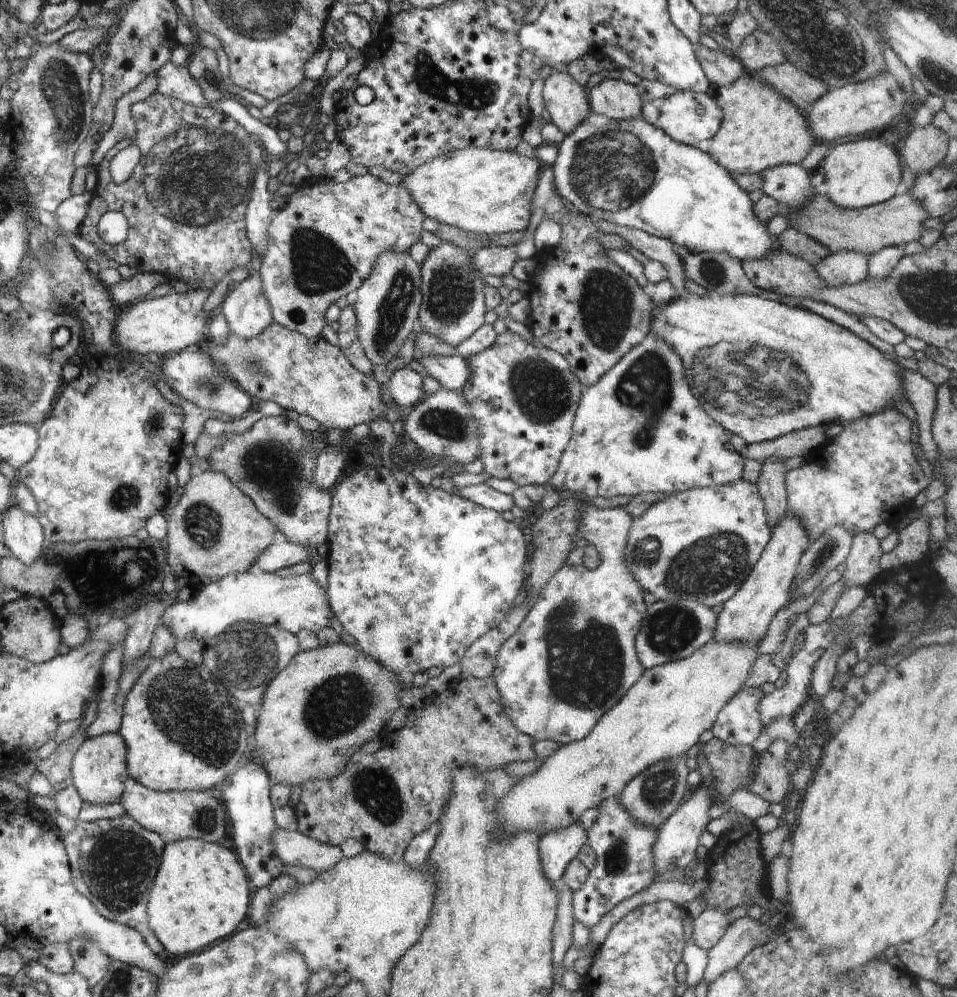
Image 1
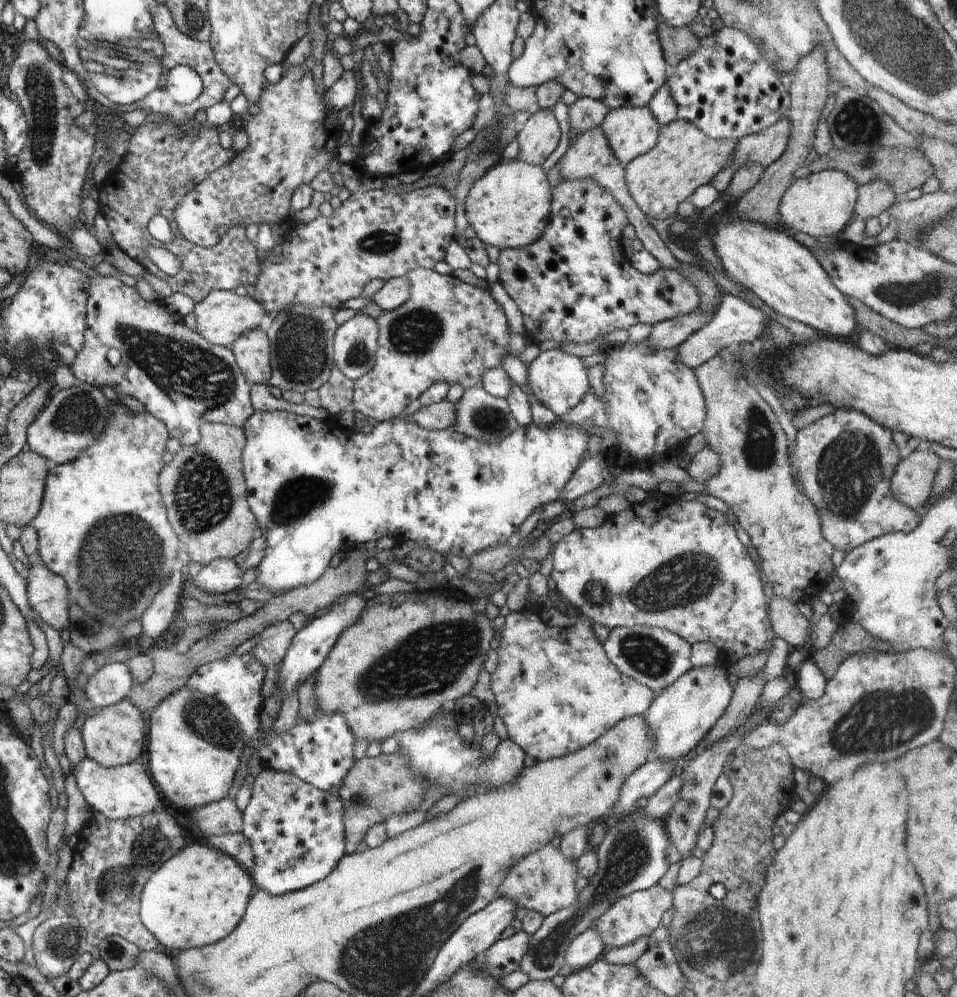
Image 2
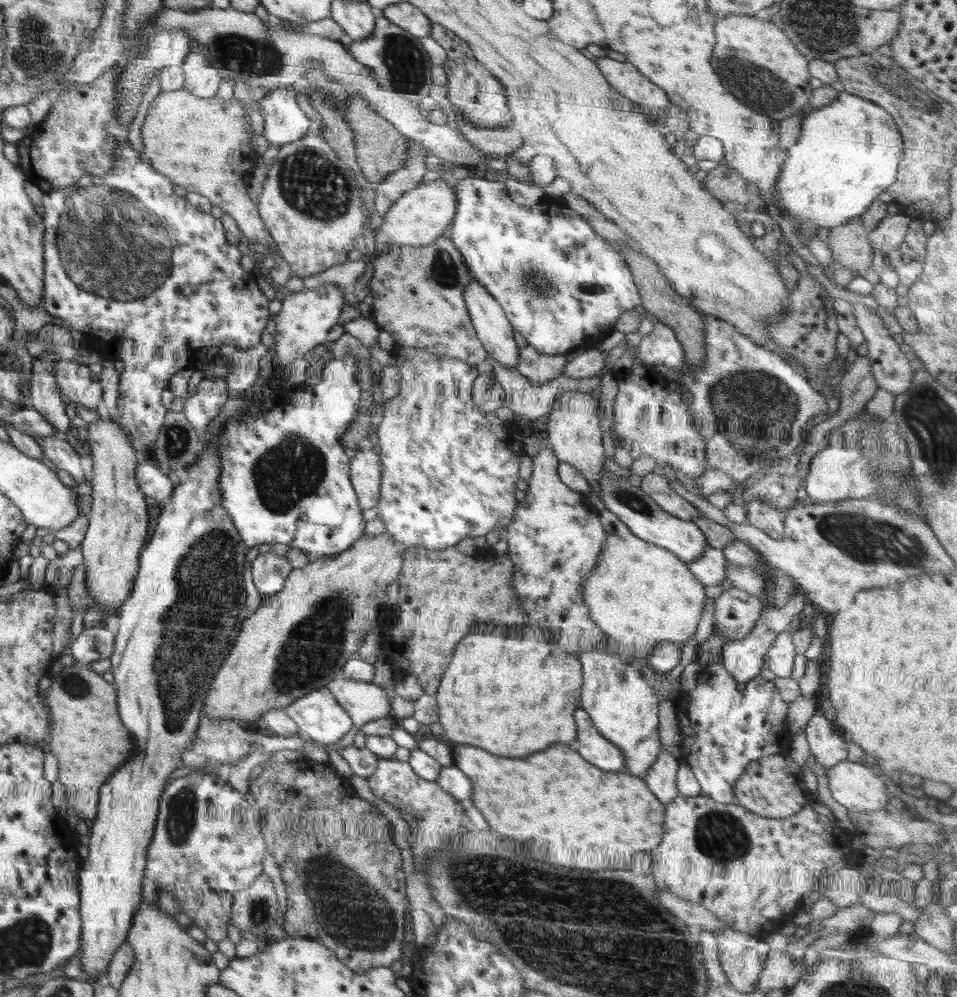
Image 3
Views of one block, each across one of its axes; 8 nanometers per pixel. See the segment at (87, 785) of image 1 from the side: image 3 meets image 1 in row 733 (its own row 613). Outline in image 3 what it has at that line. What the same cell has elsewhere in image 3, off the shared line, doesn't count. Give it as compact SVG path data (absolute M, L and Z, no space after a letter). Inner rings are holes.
M100 417L97 422L90 423L88 428L88 444L90 458L93 462L92 477L90 478L92 506L88 514L89 526L85 538L80 543L83 564L86 566L86 589L94 597L94 603L102 605L104 615L118 618L122 603L130 597L133 590L134 578L141 560L142 548L148 538L148 504L146 496L141 492L137 480L138 456L132 446L132 440L124 425L116 423L112 417Z

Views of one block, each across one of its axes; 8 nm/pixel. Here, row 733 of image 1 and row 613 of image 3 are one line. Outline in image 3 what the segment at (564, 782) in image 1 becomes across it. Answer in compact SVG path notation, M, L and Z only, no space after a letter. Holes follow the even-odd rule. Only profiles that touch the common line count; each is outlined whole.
M604 509L599 512L599 518L607 538L602 553L597 557L599 562L596 569L582 584L582 597L590 609L590 619L608 636L618 655L629 658L649 657L658 642L676 642L680 646L692 639L702 618L707 597L702 582L672 552L638 539L614 512Z

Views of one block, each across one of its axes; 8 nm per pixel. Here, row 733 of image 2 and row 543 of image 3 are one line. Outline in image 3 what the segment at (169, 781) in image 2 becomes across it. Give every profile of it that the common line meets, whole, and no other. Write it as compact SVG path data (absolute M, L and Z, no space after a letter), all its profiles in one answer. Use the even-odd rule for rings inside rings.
M218 441L215 443L209 442L202 446L200 454L196 456L196 460L188 466L188 480L180 482L175 487L172 497L165 502L162 507L158 525L156 526L155 534L146 546L146 551L141 553L141 569L138 572L137 582L134 583L133 590L130 591L130 597L122 603L120 614L116 618L117 634L115 635L114 650L110 655L110 662L114 676L114 685L117 688L117 704L118 712L122 723L130 730L134 738L136 750L132 754L130 760L126 760L125 764L110 778L106 780L105 786L100 790L100 803L98 804L97 818L90 823L89 834L86 837L89 845L88 857L84 860L81 872L81 900L82 900L82 947L80 947L80 968L84 973L82 980L92 981L100 979L107 974L109 964L112 962L118 947L126 941L126 936L129 934L130 928L133 926L136 910L142 902L142 878L144 878L146 864L146 852L149 852L148 844L153 842L152 836L154 832L154 822L157 822L158 807L162 791L168 785L170 774L178 768L178 761L182 758L182 753L190 749L193 744L193 738L197 733L197 728L200 722L200 714L202 706L204 706L204 698L206 692L214 680L214 674L218 672L218 668L222 666L222 662L226 660L230 650L234 648L237 642L240 630L242 629L243 620L247 617L248 611L246 606L247 594L244 590L244 581L242 574L246 568L244 563L248 552L248 546L242 542L236 528L233 526L230 516L221 508L221 493L218 489L218 479L220 479L220 458L218 458Z

